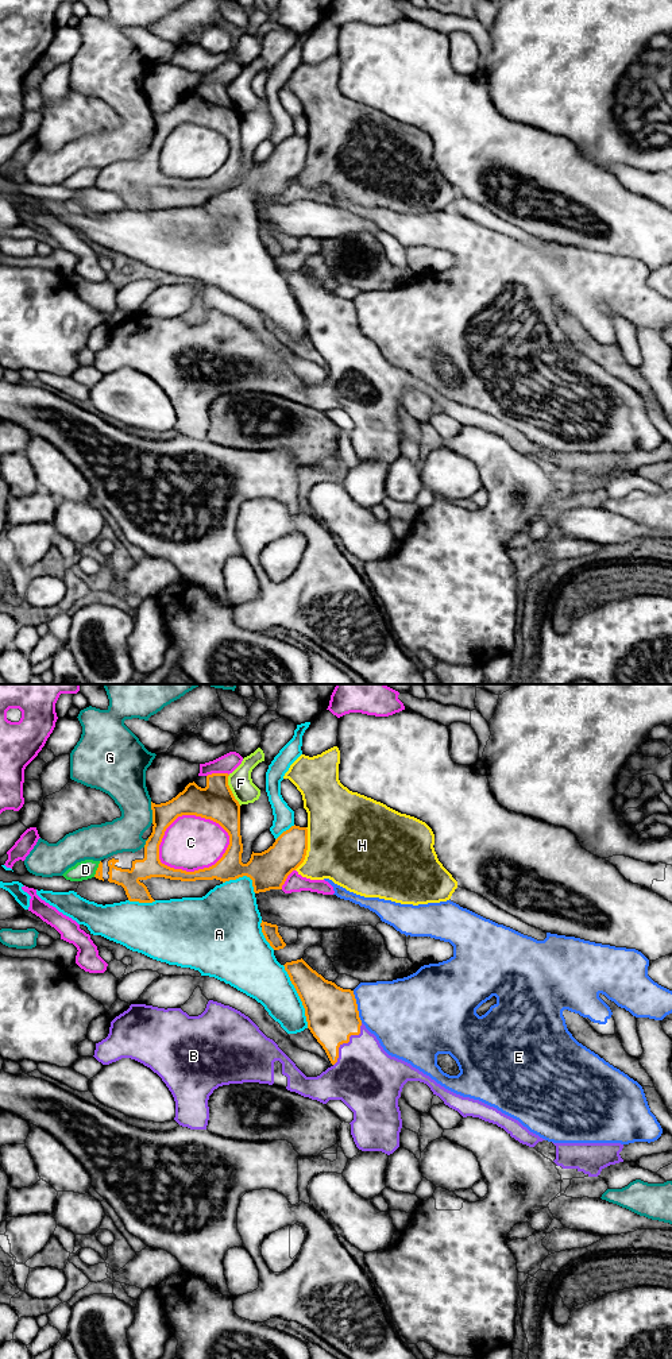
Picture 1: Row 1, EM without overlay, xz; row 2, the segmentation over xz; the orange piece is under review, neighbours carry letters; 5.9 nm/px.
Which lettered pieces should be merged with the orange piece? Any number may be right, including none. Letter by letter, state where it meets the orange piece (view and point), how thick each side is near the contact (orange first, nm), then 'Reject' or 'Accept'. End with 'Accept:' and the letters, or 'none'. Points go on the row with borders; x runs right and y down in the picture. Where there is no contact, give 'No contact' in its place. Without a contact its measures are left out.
A: Touches orange at xz (298, 995). Thickness 320 nm (orange) against 280 nm. Reject
B: Touches orange at xz (346, 1042). Thickness 320 nm (orange) against 400 nm. Accept
C: Touches orange at xz (200, 869). Thickness 160 nm (orange) against 320 nm. Reject
D: Touches orange at xz (97, 869). Thickness 50 nm (orange) against 110 nm. Reject
E: Touches orange at xz (356, 1007). Thickness 320 nm (orange) against 380 nm. Reject
F: Touches orange at xz (230, 790). Thickness 220 nm (orange) against 140 nm. Reject
G: Touches orange at xz (153, 813). Thickness 170 nm (orange) against 240 nm. Reject
H: Touches orange at xz (306, 849). Thickness 220 nm (orange) against 480 nm. Reject
Accept: B

